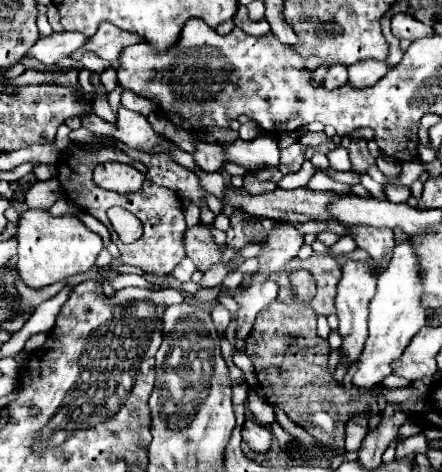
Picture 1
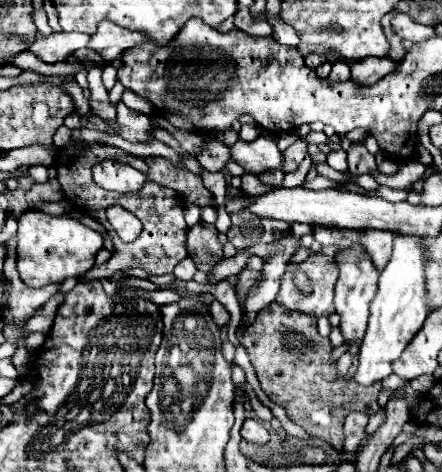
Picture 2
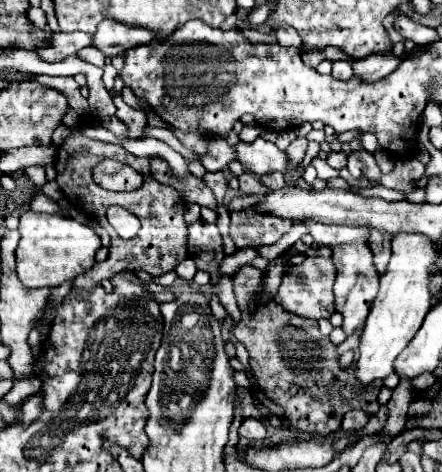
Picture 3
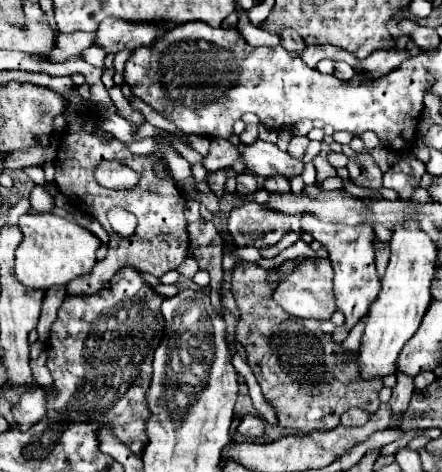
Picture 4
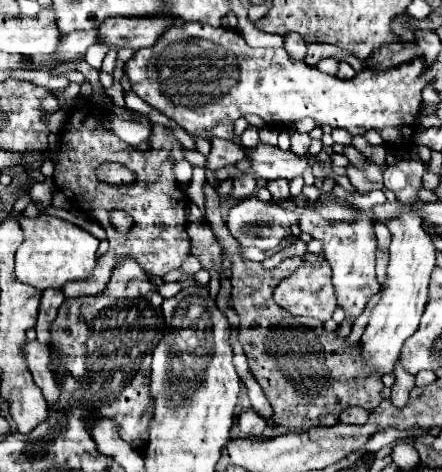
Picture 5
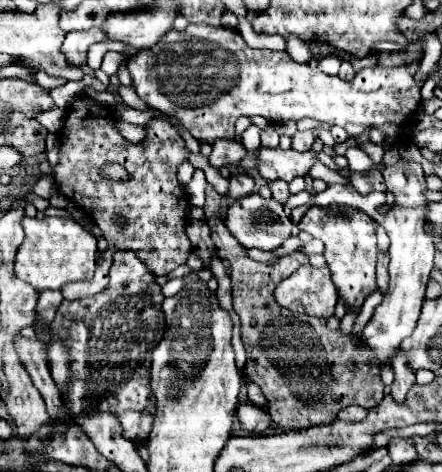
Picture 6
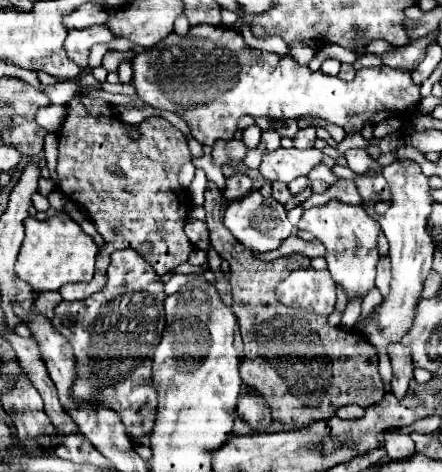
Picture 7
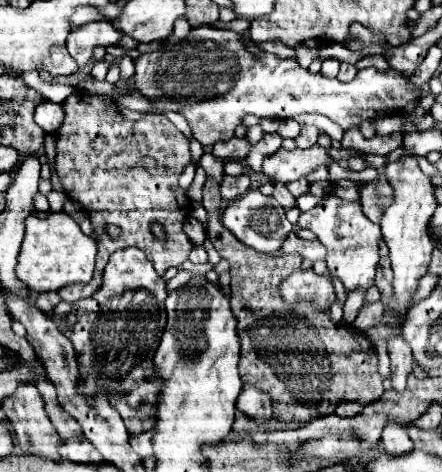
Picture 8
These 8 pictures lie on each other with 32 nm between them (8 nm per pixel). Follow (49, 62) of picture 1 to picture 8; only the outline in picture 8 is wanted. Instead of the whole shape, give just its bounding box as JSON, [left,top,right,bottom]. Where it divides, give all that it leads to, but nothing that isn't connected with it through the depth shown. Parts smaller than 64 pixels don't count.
[66,22,120,68]

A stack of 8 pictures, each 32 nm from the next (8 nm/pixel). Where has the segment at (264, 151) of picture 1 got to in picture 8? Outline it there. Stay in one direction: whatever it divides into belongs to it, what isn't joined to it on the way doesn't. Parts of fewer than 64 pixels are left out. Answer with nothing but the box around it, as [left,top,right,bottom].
[262,144,330,184]

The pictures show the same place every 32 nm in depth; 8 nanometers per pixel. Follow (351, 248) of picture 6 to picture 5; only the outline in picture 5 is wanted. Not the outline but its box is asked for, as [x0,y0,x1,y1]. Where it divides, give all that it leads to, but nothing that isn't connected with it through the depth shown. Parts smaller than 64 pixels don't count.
[300,210,380,322]

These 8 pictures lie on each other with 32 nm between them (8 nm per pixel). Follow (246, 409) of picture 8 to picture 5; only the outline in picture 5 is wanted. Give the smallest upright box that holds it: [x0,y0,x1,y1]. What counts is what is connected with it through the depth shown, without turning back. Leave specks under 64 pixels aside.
[238,410,266,438]

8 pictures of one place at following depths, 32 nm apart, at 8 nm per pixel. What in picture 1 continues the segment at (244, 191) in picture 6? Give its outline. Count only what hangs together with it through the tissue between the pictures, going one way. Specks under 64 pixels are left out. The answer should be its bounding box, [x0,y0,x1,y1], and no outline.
[244,173,276,194]

